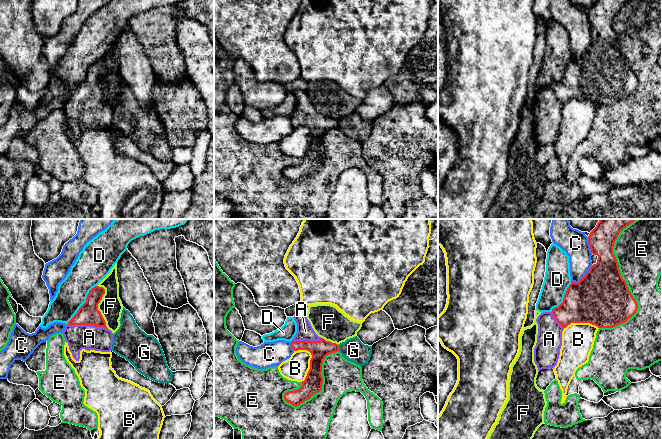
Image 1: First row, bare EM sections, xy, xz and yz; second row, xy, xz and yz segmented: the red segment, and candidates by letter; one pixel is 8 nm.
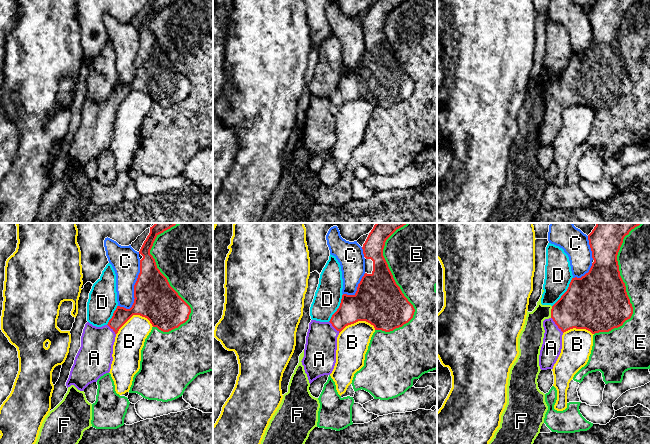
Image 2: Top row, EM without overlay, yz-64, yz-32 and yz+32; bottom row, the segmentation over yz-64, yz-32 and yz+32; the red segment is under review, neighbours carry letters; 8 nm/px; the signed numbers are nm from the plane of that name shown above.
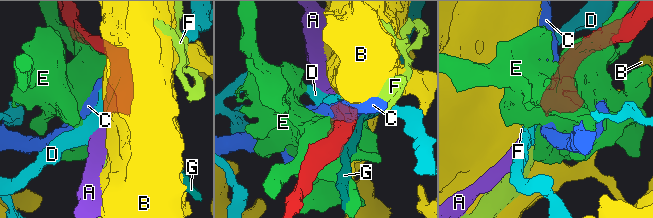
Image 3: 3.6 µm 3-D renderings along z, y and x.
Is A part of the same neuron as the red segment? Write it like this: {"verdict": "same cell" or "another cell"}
{"verdict": "same cell"}

